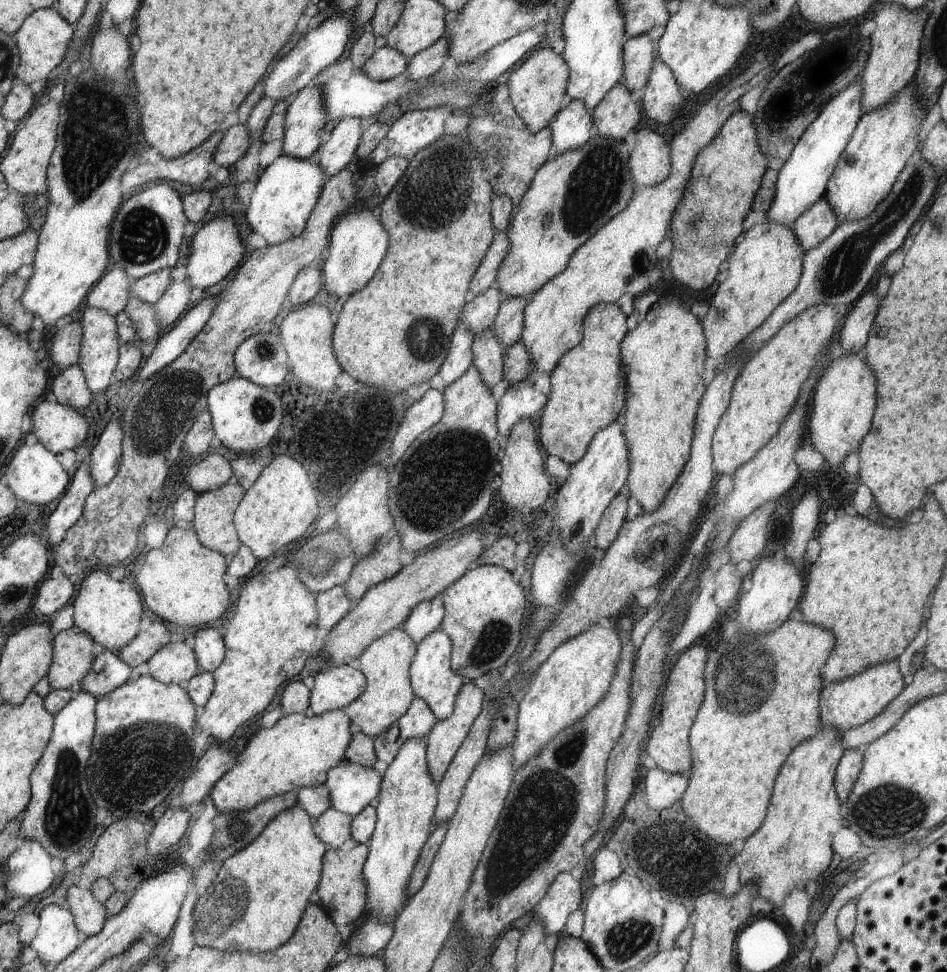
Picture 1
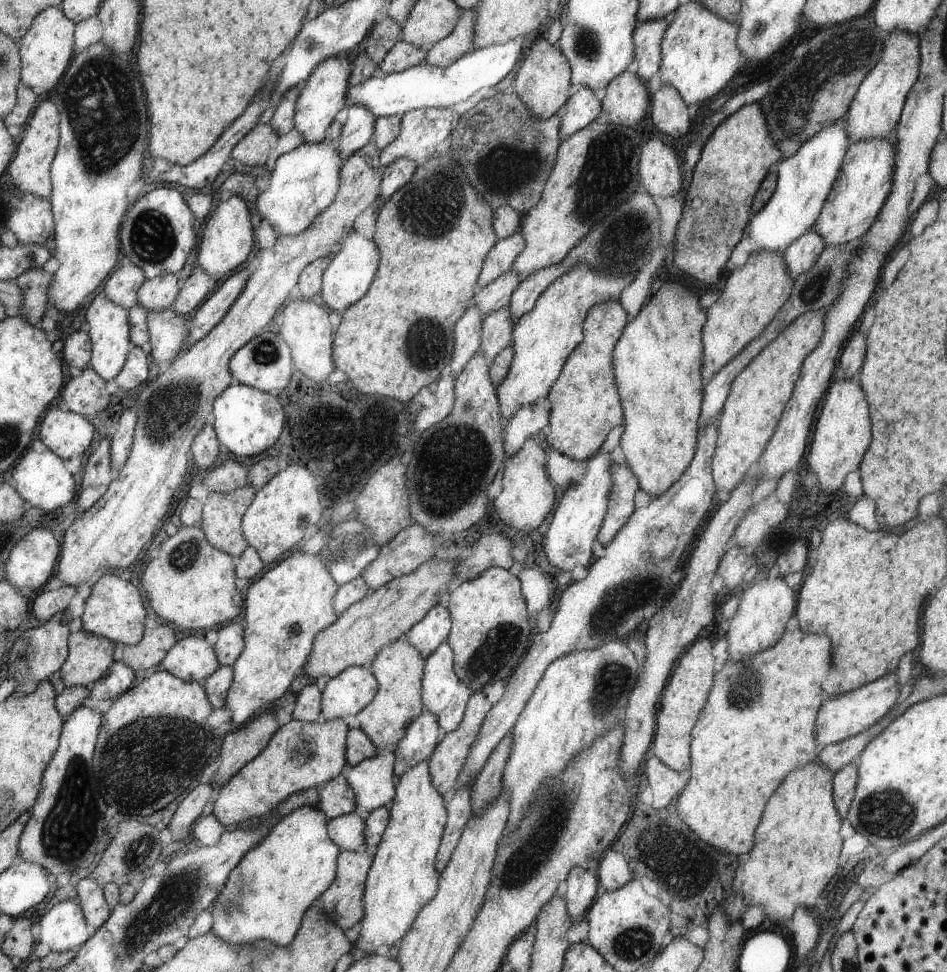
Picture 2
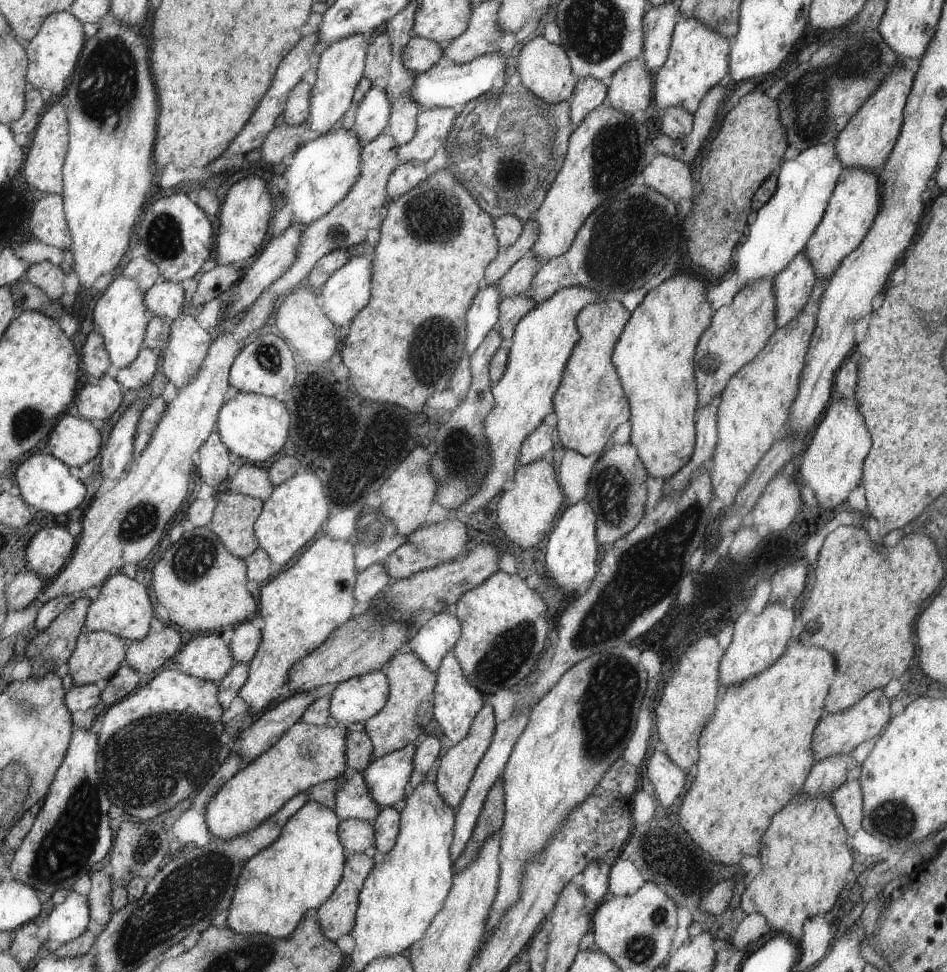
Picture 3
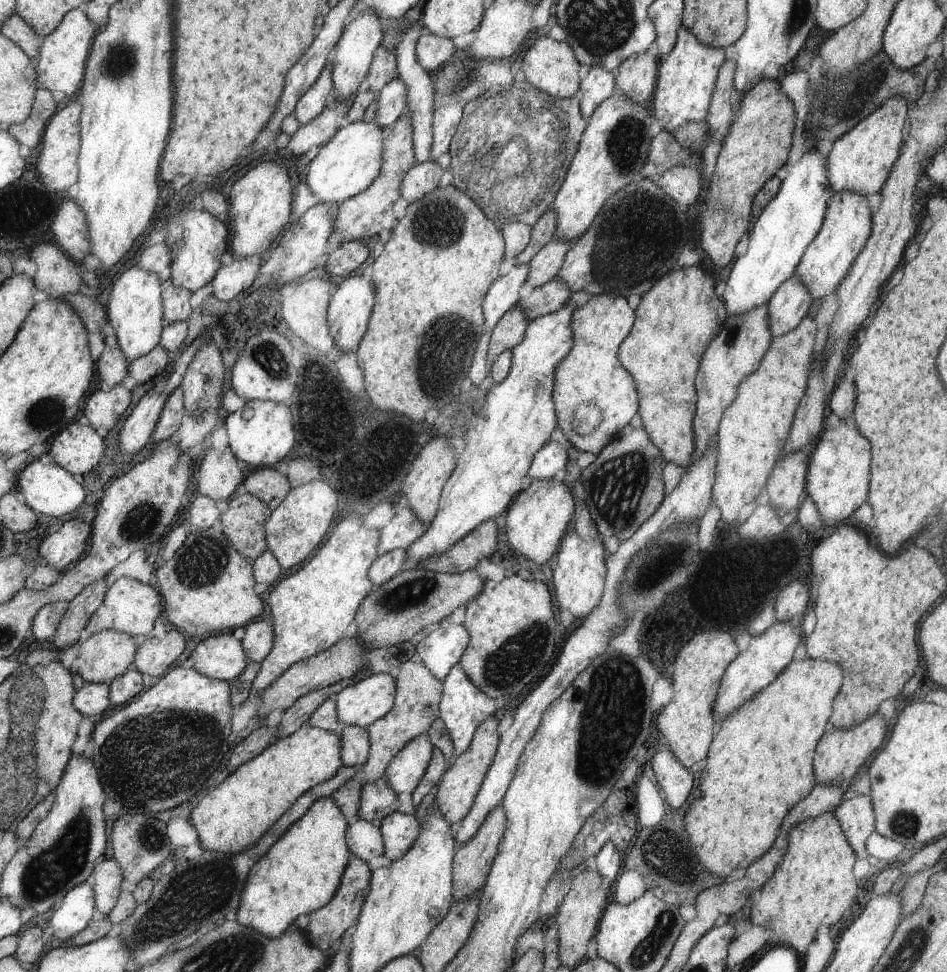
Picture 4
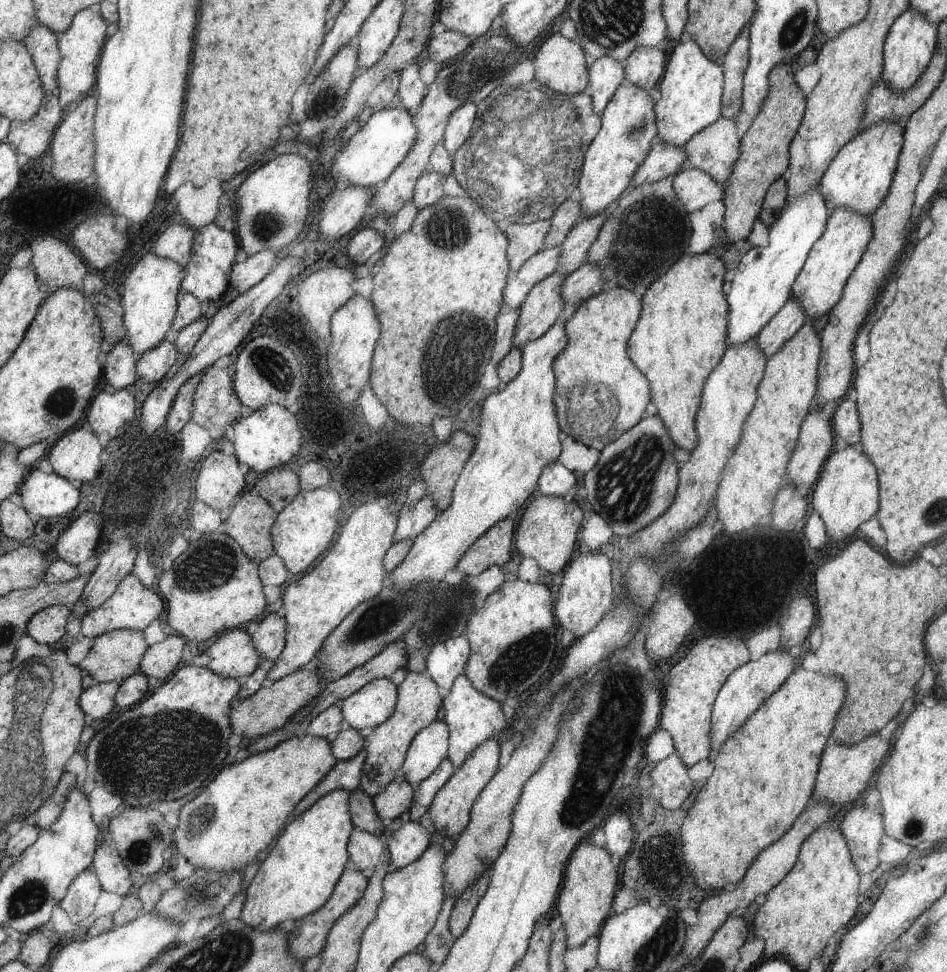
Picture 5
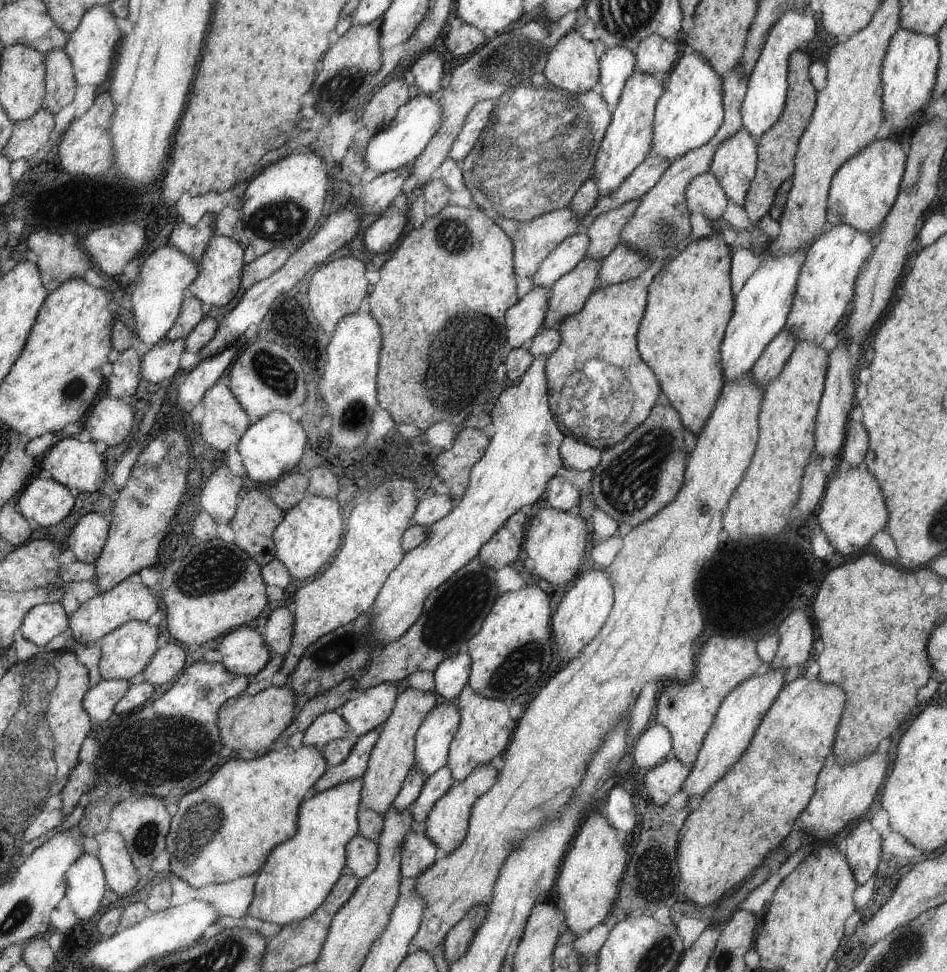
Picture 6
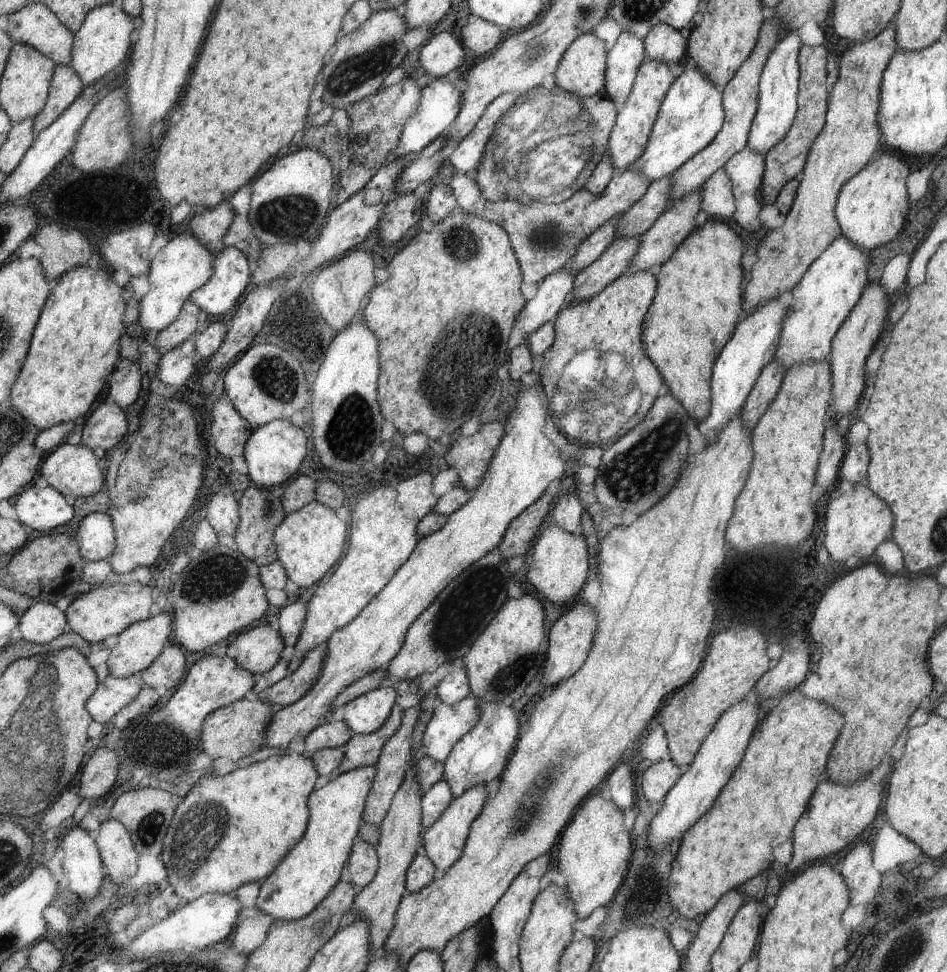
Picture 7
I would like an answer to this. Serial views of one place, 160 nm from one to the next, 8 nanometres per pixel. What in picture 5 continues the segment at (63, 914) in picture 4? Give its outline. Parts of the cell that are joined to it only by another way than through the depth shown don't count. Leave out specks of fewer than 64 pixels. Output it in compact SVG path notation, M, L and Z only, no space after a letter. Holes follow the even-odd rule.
M88 869L71 882L66 898L62 900L60 906L68 914L71 922L82 920L82 916L89 920L90 910L96 904L94 896L98 896L100 892L102 892L100 878Z

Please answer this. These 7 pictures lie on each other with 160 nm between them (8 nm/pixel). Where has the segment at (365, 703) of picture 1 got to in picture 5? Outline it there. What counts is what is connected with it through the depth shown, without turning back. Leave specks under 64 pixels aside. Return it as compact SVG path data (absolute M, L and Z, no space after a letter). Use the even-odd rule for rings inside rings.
M408 671L406 680L400 683L398 688L401 689L401 696L398 696L397 712L394 712L385 724L374 728L368 737L360 789L370 797L377 796L378 792L382 792L382 788L389 787L397 779L404 767L410 744L424 728L437 719L438 711L444 702L442 689L425 671Z

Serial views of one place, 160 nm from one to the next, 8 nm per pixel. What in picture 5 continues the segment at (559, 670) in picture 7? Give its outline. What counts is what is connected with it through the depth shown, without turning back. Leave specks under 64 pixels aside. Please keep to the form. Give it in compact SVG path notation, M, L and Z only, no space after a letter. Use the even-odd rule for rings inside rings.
M580 554L574 556L574 560L570 560L564 571L562 588L556 605L558 624L562 624L562 629L566 630L567 640L575 640L597 628L602 616L613 608L616 586L612 586L610 574L612 574L612 566L606 556Z

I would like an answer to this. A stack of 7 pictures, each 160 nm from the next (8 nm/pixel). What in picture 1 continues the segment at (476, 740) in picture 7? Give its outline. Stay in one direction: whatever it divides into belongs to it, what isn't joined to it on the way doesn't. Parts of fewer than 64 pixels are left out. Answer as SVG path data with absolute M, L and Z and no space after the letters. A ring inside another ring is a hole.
M440 628L416 645L417 656L409 670L413 692L416 694L416 698L426 702L438 721L444 720L453 714L457 696L460 695L462 685L465 683L464 678L454 673L451 667L452 643L450 637Z

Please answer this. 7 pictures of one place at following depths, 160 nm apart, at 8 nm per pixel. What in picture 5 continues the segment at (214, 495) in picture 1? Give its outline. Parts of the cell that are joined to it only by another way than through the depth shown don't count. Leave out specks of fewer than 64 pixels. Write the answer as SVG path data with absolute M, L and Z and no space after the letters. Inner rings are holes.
M246 492L232 508L226 519L225 534L233 538L252 561L262 562L273 556L272 526L277 510L257 493Z

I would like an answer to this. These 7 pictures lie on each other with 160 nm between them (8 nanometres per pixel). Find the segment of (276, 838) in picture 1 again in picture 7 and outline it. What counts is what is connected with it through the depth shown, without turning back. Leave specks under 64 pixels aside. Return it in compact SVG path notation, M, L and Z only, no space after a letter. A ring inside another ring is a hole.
M376 765L356 768L350 772L342 772L340 776L332 778L326 786L315 791L309 797L309 825L305 836L292 850L289 855L278 864L277 871L264 880L256 906L260 912L272 916L274 920L300 920L310 915L322 900L329 896L330 892L341 882L341 873L352 854L353 845L360 835L360 829L364 824L365 804L368 802L369 793L373 789L374 780L377 777Z

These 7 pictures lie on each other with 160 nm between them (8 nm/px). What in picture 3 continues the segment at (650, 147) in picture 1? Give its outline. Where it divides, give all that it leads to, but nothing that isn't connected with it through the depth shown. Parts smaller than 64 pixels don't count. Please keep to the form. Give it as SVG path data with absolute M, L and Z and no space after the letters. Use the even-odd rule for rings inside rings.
M656 153L654 160L641 172L644 176L646 186L653 188L656 192L663 194L673 203L680 202L682 198L692 199L692 176L690 175L690 166L685 162L676 159L674 156L670 158L666 155Z

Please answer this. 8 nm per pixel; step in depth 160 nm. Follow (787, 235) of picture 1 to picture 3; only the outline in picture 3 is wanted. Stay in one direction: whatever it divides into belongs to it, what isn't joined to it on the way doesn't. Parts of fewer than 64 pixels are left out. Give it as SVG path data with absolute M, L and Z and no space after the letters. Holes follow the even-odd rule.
M772 279L754 281L740 289L730 305L718 307L710 326L700 336L694 356L694 376L698 393L696 416L726 388L728 381L748 364L777 329L776 303Z

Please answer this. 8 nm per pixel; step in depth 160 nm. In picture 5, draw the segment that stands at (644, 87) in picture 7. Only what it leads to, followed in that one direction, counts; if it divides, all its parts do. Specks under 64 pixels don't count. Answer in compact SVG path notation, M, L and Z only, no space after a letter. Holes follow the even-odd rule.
M627 81L618 88L613 100L610 100L605 112L602 112L601 132L598 132L597 139L586 152L581 181L577 184L578 193L576 197L566 200L550 218L552 227L544 248L559 246L566 234L583 218L600 215L611 209L621 198L657 142L654 106L656 97L654 92L638 88Z

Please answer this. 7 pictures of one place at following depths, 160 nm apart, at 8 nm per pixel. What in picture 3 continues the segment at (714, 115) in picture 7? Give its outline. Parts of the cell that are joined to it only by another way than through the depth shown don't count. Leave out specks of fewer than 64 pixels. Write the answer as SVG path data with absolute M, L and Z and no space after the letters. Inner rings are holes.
M686 19L676 23L669 55L654 80L655 110L661 113L670 107L680 107L694 114L702 97L728 74L731 45L725 36L699 20Z

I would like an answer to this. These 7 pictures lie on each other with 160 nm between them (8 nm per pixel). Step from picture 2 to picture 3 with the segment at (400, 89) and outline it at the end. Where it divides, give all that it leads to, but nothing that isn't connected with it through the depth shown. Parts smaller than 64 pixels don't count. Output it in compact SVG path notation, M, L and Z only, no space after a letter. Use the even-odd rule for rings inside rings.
M501 52L476 57L469 63L456 63L442 57L440 62L423 73L417 73L412 87L413 97L426 109L434 107L464 106L470 101L476 102L484 94L491 92L494 81L505 72L506 57Z

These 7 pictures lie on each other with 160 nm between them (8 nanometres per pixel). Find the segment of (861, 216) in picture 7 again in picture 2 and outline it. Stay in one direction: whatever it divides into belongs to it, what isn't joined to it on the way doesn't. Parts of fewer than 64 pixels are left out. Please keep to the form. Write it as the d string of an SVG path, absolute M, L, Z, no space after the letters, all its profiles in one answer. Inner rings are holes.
M892 31L884 37L881 59L858 87L844 116L849 146L866 139L892 140L907 94L918 80L919 39L919 36L902 31Z

